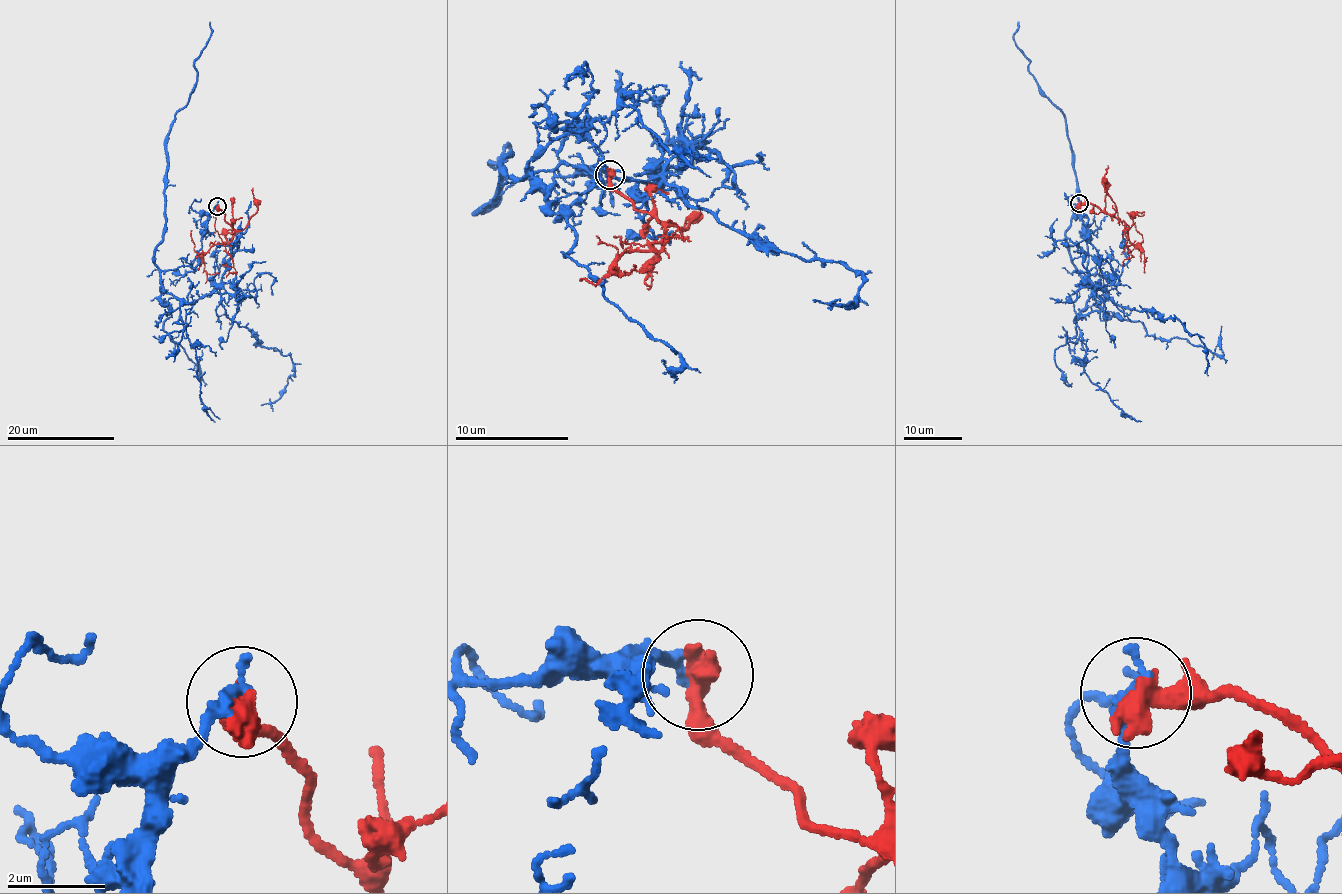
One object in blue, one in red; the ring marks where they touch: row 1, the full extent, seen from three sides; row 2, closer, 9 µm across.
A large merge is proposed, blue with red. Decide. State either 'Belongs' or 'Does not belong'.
Does not belong

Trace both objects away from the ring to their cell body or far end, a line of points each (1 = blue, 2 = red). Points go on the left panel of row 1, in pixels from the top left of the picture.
1: (216, 206), (197, 257), (162, 287), (192, 304), (217, 291), (229, 319), (290, 355), (294, 374), (261, 405)
2: (218, 206), (234, 231), (228, 242), (213, 245), (207, 252), (201, 254), (194, 249), (190, 230)

